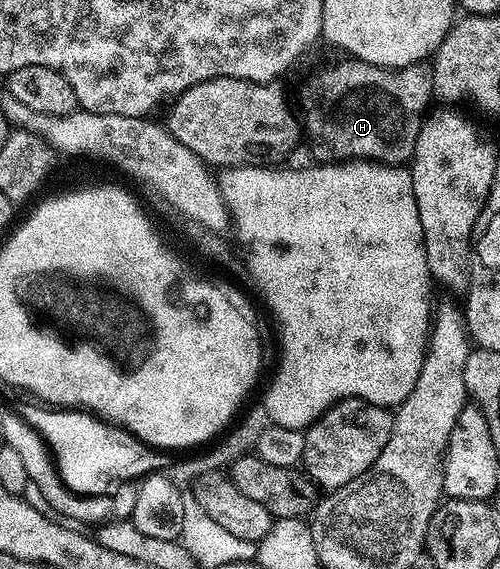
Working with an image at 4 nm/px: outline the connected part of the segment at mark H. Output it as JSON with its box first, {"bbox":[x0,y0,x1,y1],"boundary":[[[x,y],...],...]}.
{"bbox":[299,59,434,165],"boundary":[[[341,59],[345,60],[311,73],[301,88],[299,116],[314,161],[332,164],[368,160],[375,164],[408,165],[421,122],[431,108],[429,100],[434,99],[432,63],[380,68],[362,60]]]}

